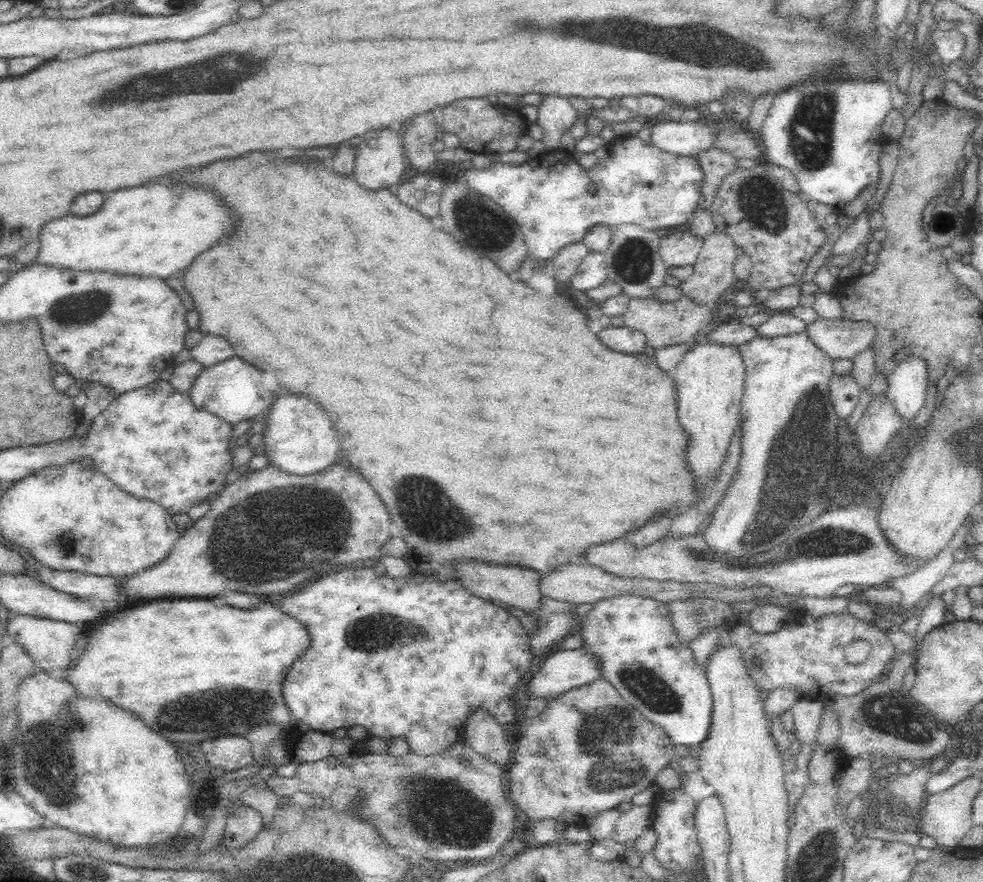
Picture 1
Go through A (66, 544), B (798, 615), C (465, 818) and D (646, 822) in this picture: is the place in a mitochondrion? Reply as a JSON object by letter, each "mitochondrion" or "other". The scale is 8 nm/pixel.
{"A":"mitochondrion","B":"other","C":"mitochondrion","D":"other"}

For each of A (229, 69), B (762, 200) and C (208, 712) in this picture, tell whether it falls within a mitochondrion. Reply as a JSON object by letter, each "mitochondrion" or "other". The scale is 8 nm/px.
{"A":"mitochondrion","B":"mitochondrion","C":"mitochondrion"}

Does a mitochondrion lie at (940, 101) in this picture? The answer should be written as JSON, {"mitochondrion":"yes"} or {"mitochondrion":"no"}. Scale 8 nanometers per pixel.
{"mitochondrion":"no"}

